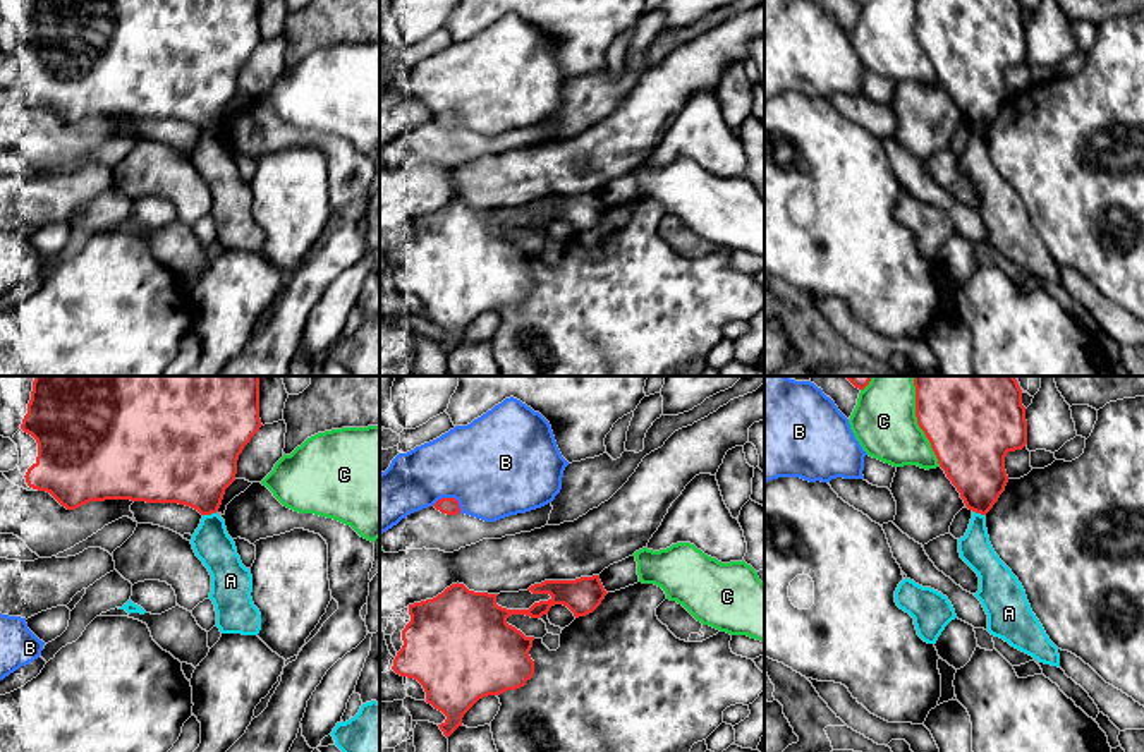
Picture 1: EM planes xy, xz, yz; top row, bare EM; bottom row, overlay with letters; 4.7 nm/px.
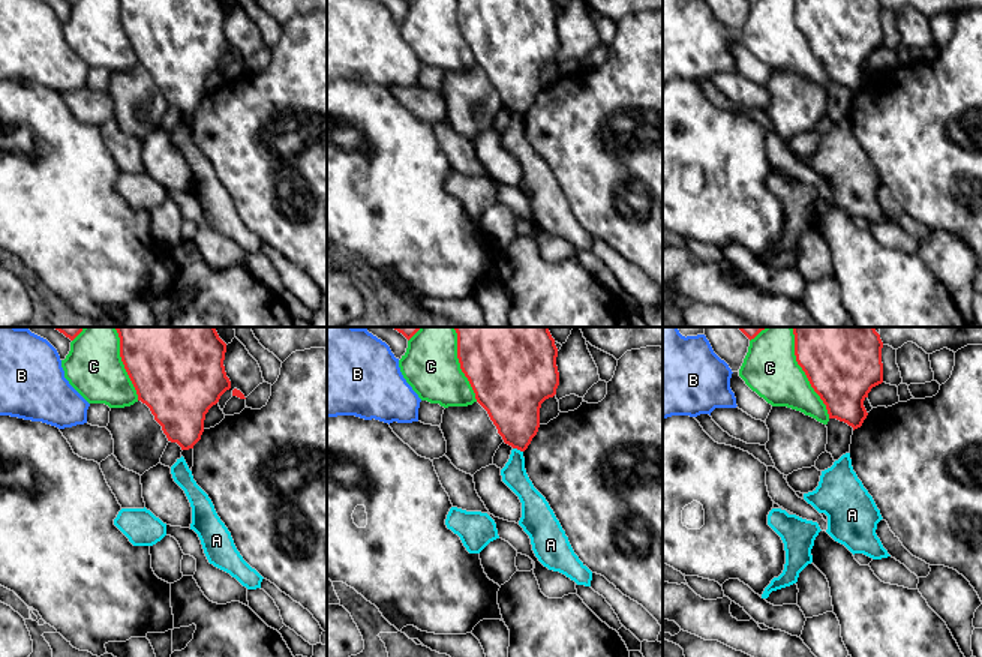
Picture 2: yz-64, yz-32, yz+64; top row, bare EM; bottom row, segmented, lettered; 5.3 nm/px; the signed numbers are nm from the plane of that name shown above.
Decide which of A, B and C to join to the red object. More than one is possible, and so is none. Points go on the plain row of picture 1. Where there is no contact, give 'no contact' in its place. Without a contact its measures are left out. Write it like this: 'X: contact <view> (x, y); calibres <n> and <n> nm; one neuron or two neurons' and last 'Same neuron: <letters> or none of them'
A: contact xy (210, 129); calibres 380 and 180 nm; two neurons
B: contact xz (450, 114); calibres 80 and 460 nm; two neurons
C: contact yz (919, 42); calibres 420 and 300 nm; two neurons
Same neuron: none of them

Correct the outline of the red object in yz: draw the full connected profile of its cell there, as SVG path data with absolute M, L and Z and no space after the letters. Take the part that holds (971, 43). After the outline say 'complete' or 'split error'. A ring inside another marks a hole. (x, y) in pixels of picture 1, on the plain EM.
M914 0L916 33L965 122L986 130L1005 106L1005 72L1027 60L1019 0Z; complete

